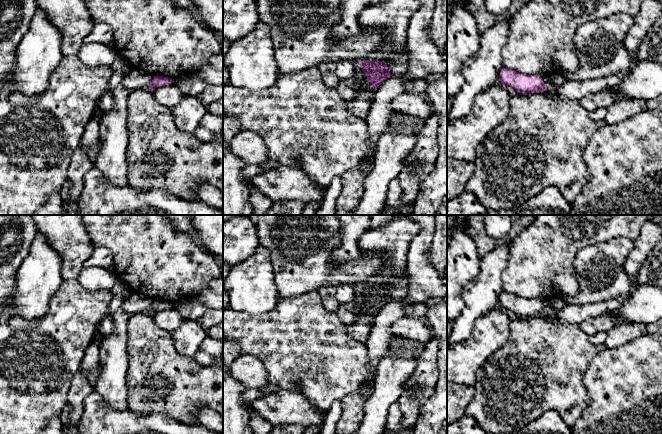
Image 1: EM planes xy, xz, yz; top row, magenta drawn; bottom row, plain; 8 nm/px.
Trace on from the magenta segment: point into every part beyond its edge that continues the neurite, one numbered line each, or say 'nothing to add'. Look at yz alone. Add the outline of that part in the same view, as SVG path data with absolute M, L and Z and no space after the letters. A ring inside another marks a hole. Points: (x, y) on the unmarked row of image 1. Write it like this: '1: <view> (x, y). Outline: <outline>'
nothing to add

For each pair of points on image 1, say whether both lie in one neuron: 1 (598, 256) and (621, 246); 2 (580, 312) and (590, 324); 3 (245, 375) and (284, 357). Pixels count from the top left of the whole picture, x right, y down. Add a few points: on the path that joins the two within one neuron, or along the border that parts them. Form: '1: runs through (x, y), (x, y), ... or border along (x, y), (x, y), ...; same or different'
1: runs through (604, 256), (610, 256), (615, 251); same
2: border along (605, 312), (590, 316), (579, 324); different
3: border along (243, 353), (261, 361), (267, 374), (266, 386); different

